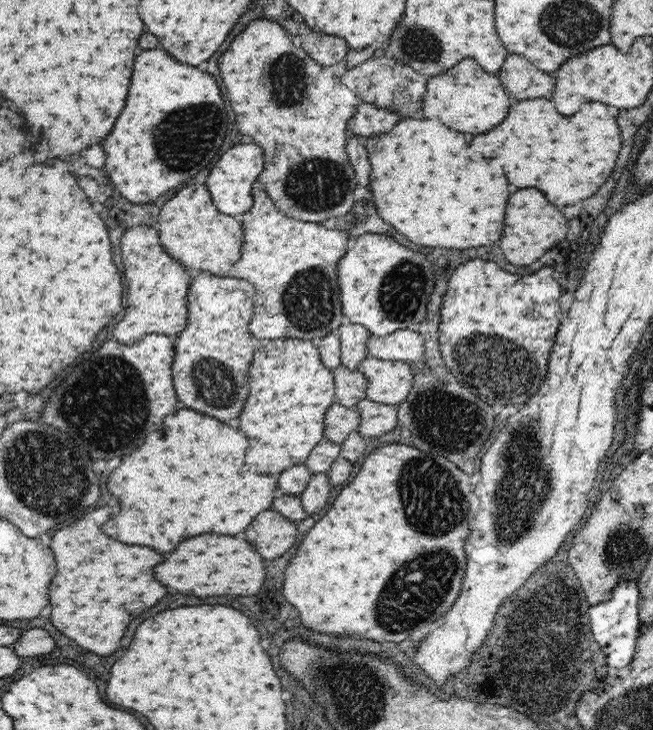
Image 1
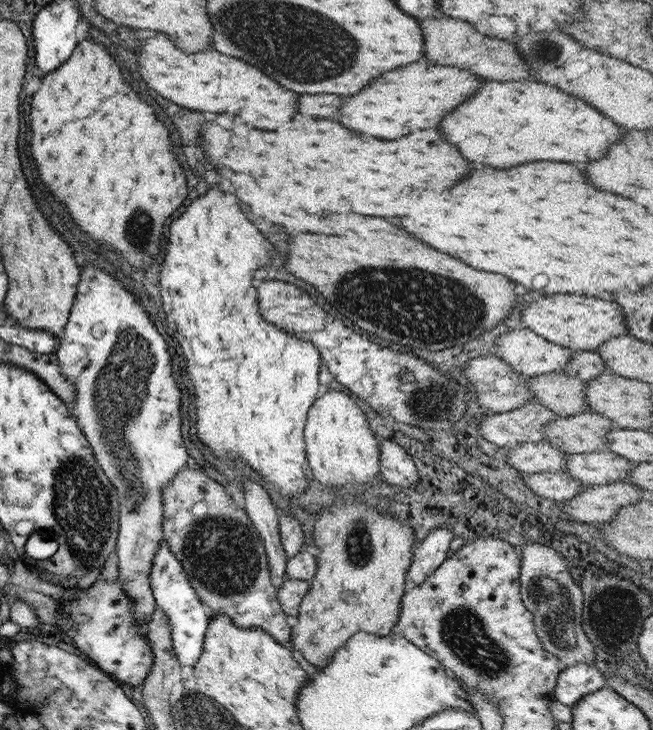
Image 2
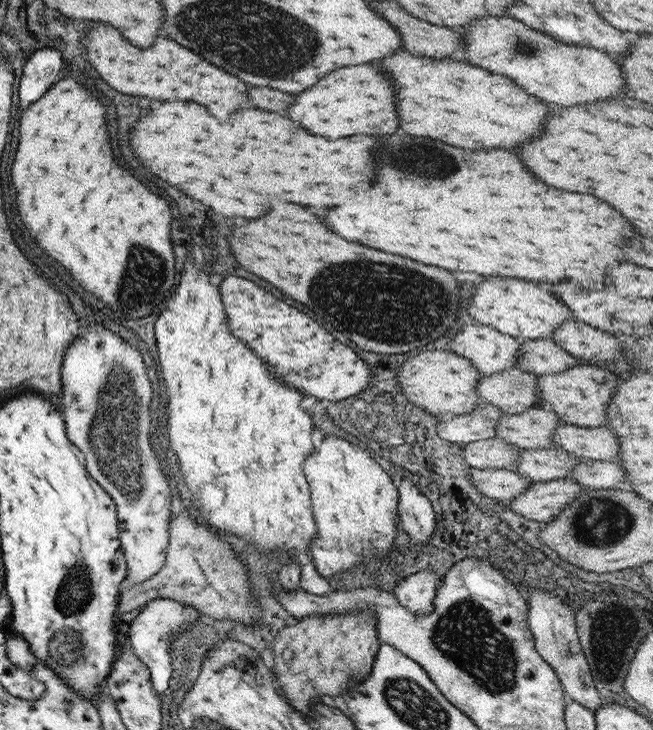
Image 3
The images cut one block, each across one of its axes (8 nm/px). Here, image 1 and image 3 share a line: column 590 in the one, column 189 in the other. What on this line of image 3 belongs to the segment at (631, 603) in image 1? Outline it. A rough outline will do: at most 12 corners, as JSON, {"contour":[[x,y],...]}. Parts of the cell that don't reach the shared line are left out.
{"contour":[[155,597],[124,621],[132,653],[159,696],[171,678],[173,634],[197,611]]}

